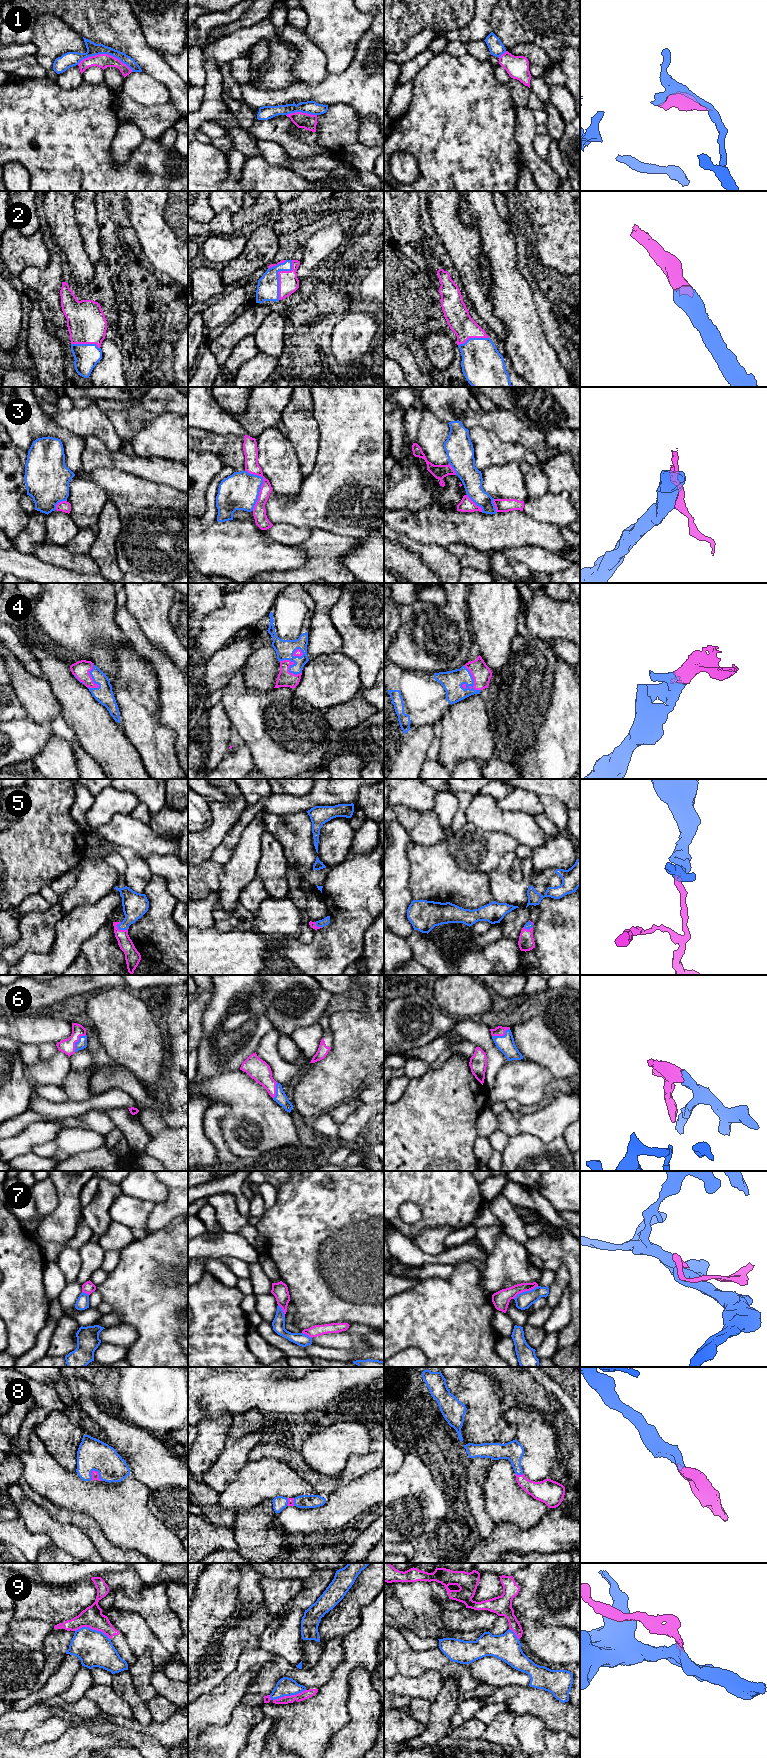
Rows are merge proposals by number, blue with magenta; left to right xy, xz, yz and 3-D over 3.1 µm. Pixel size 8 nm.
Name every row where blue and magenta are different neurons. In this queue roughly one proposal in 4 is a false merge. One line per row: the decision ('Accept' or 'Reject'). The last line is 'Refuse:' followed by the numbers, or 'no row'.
1: Reject
2: Accept
3: Reject
4: Accept
5: Accept
6: Accept
7: Reject
8: Accept
9: Reject
Refuse: 1, 3, 7, 9

